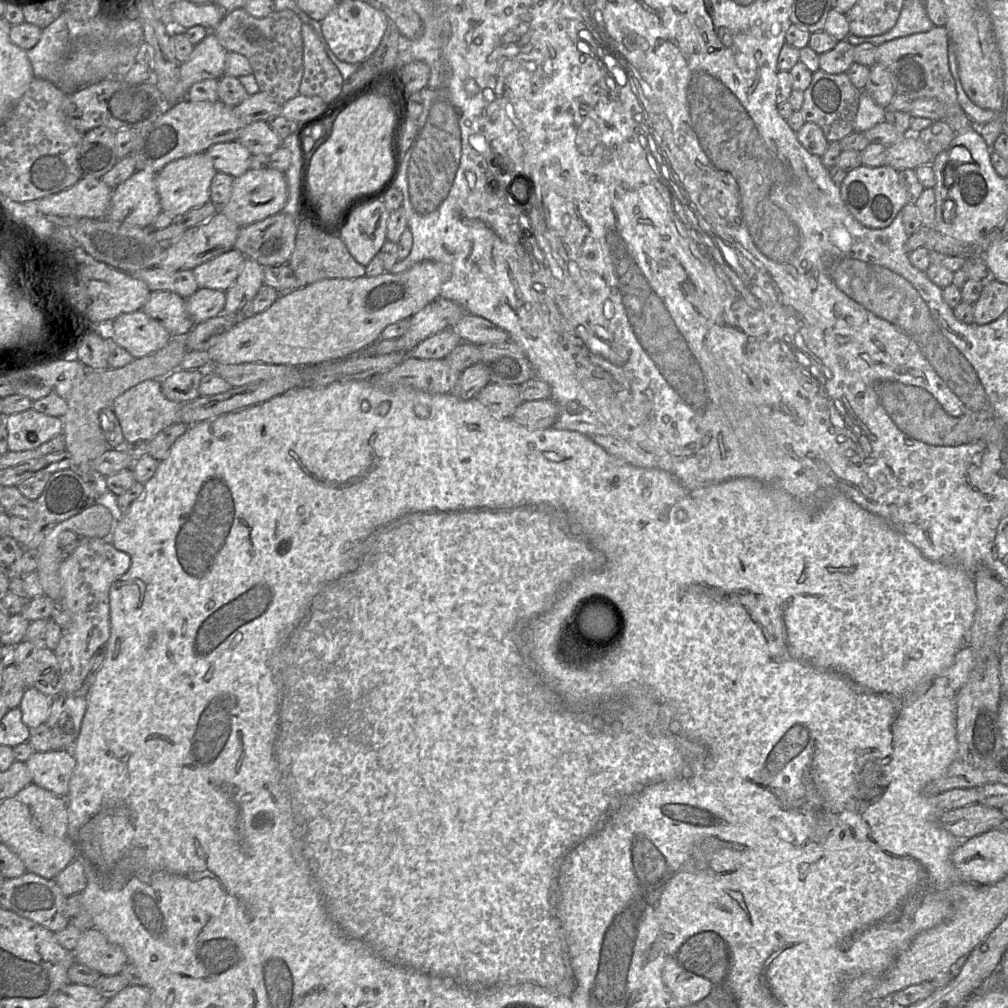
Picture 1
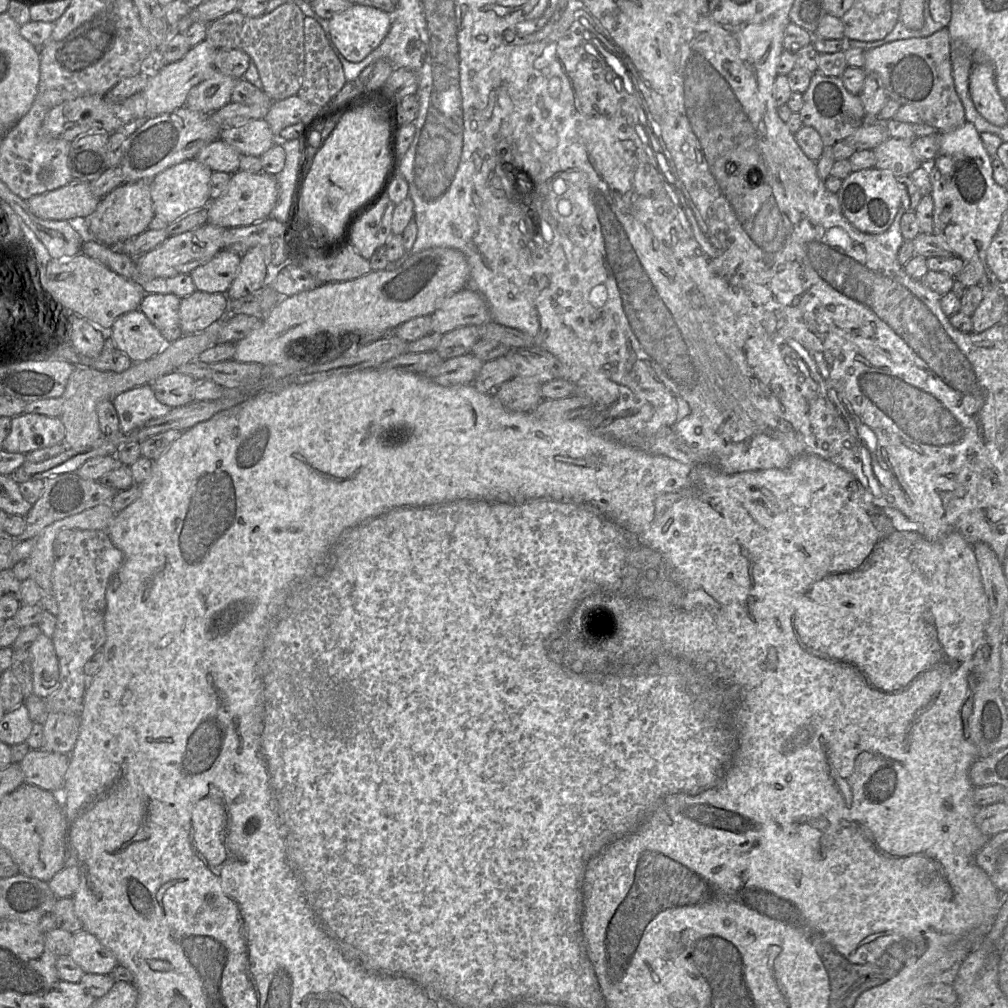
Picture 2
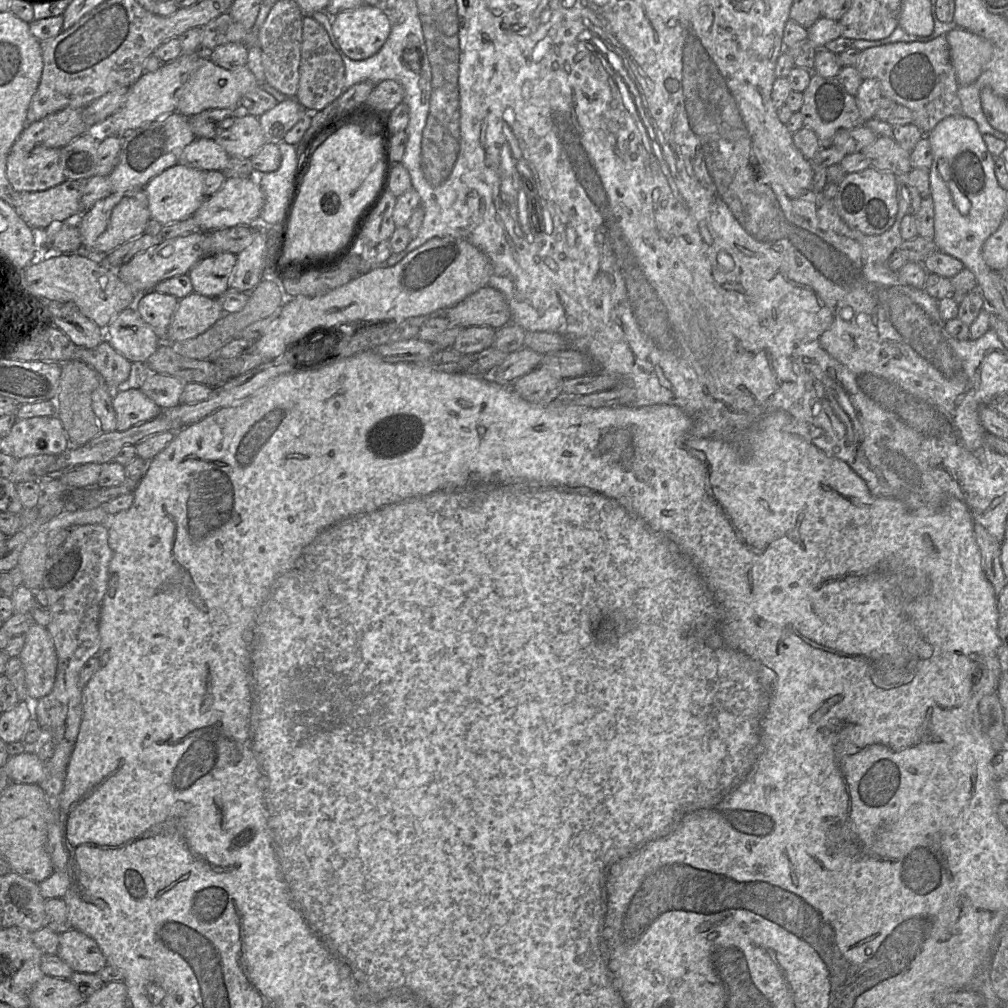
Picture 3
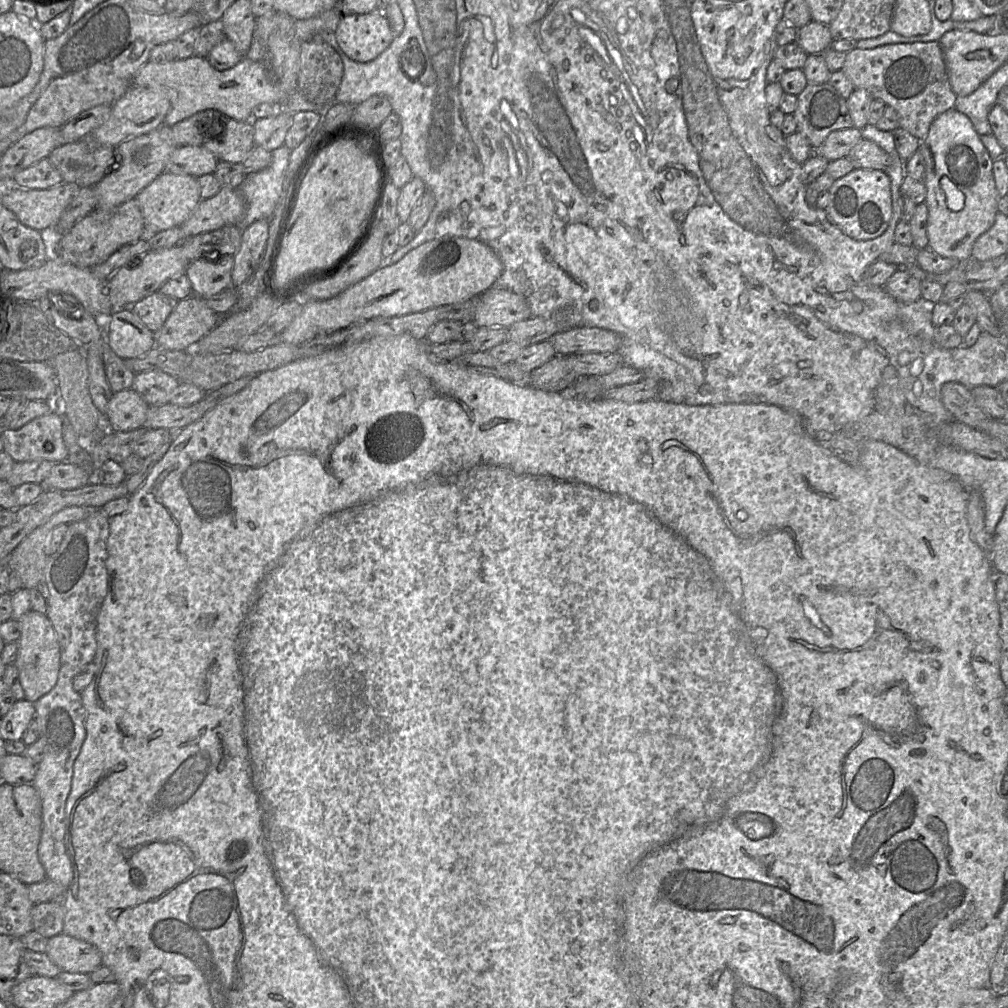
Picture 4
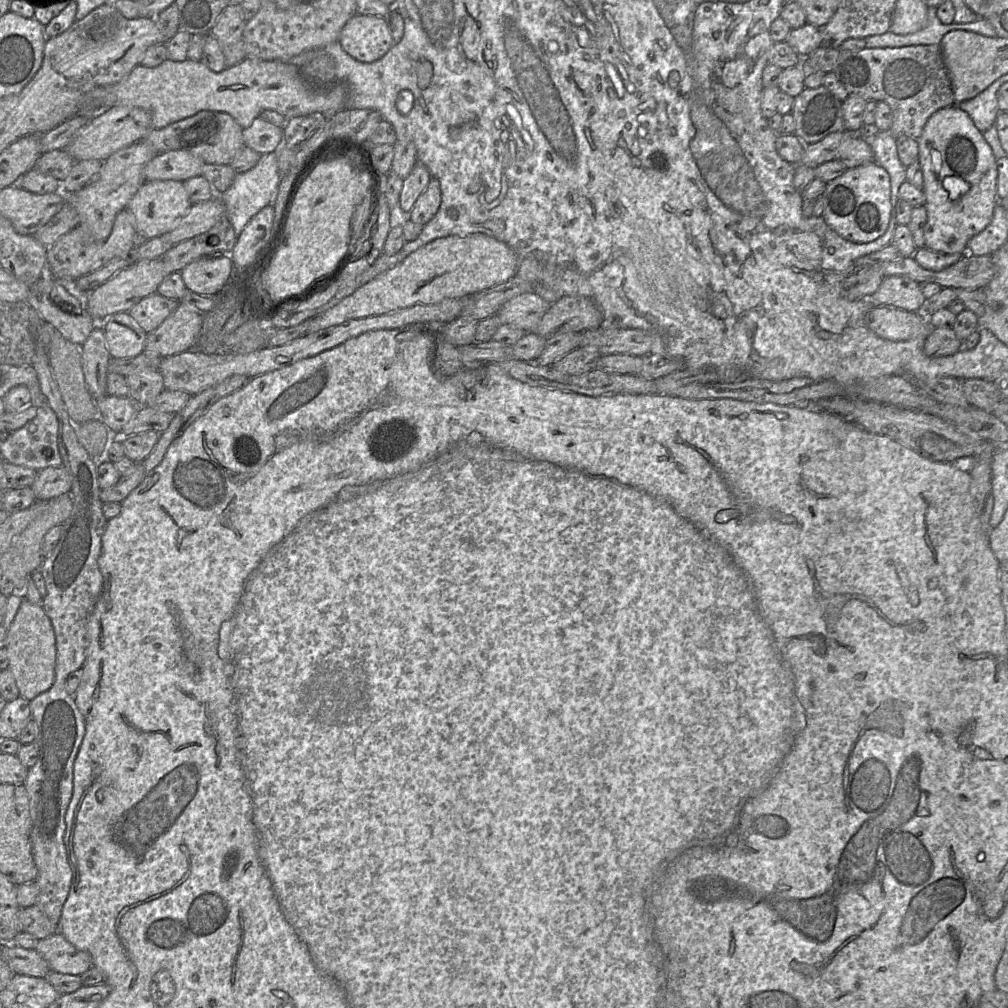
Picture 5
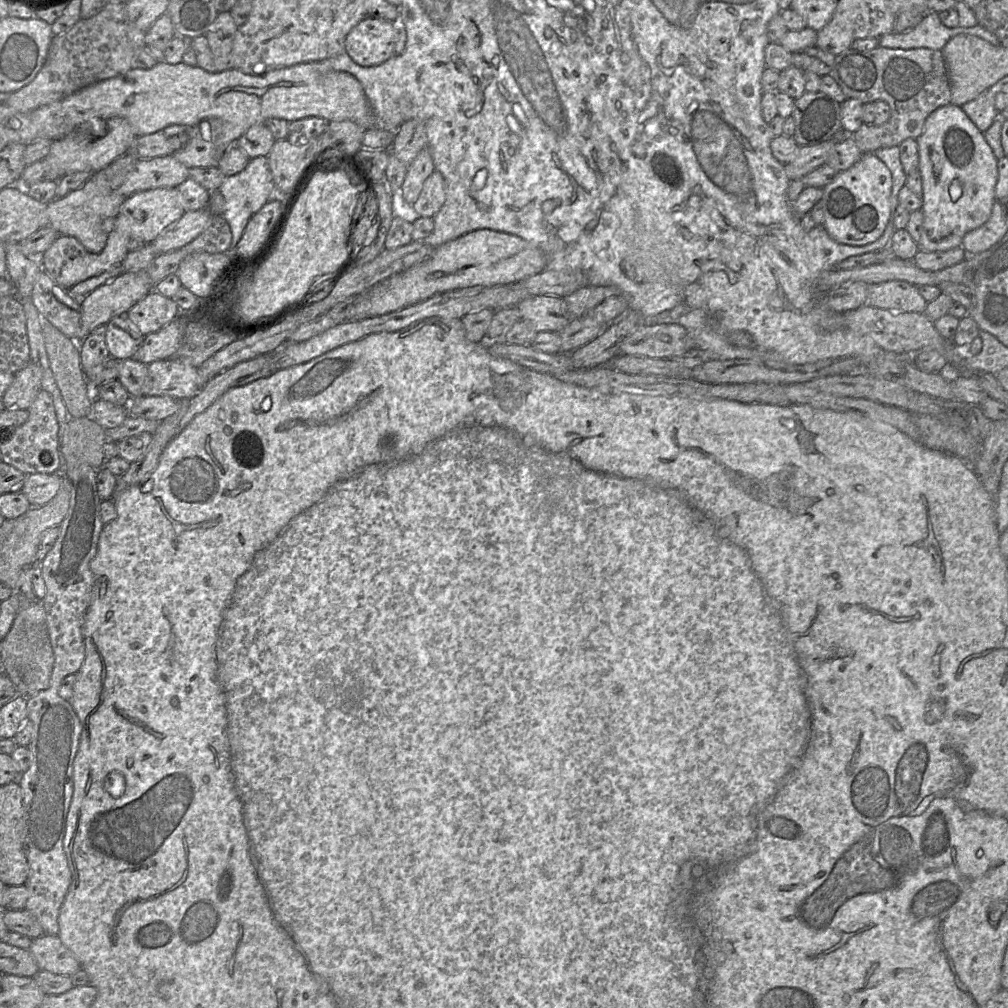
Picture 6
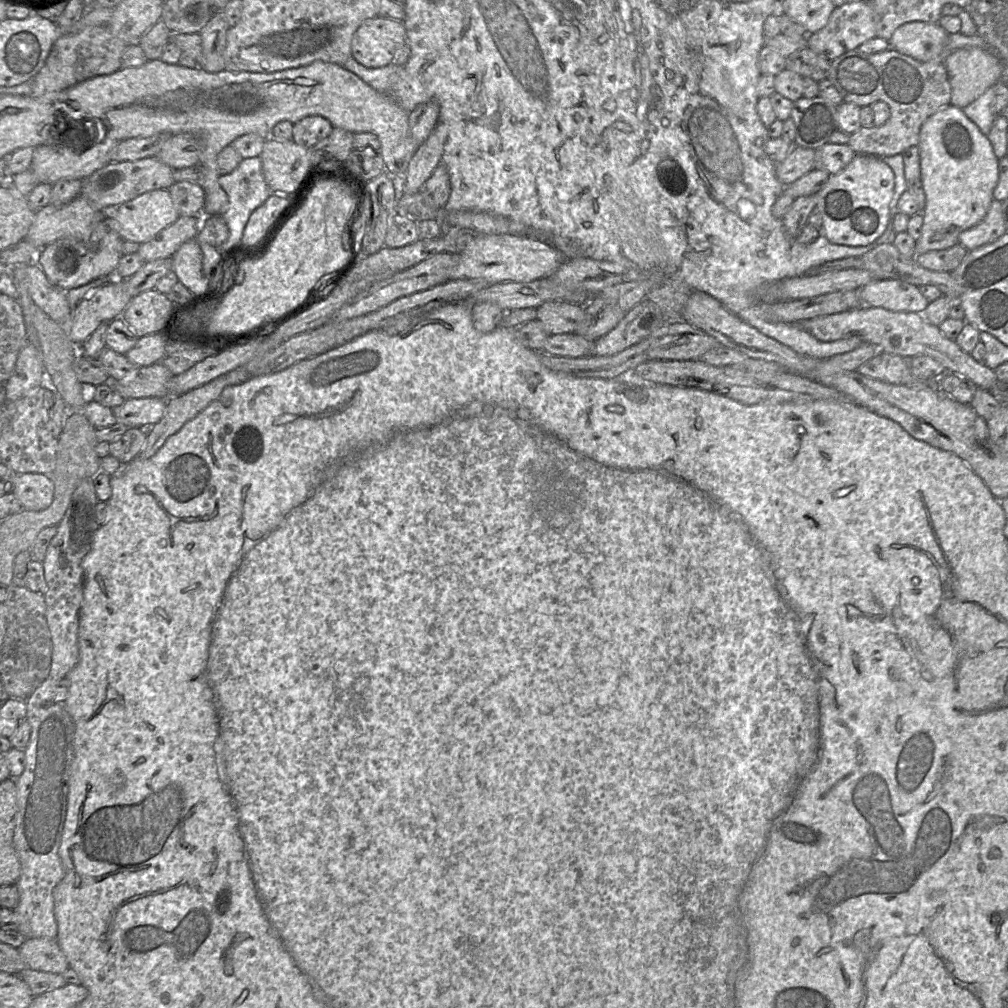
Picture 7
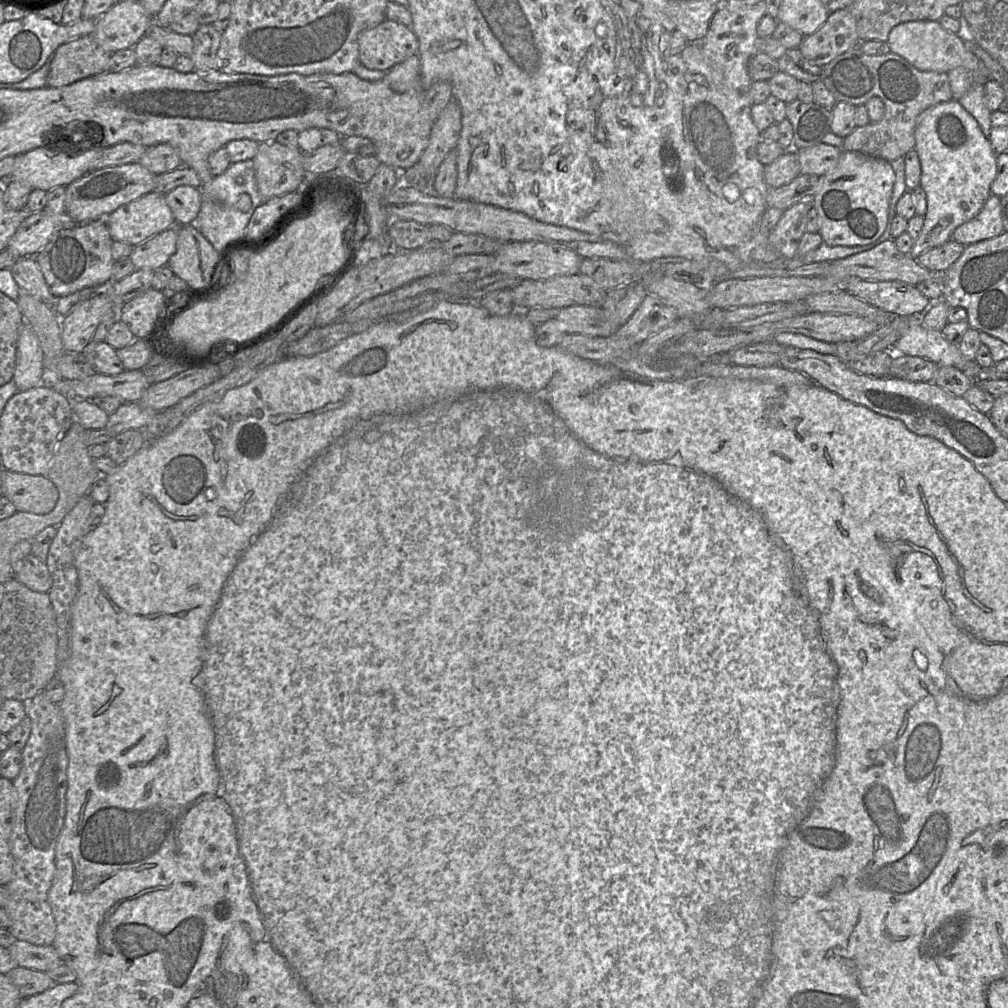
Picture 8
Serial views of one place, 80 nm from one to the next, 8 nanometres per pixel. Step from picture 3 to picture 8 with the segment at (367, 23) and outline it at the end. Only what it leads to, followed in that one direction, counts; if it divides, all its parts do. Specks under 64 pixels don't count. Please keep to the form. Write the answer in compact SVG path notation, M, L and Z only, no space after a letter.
M387 19L362 32L358 45L361 65L385 72L416 56L419 49L418 39L410 27Z

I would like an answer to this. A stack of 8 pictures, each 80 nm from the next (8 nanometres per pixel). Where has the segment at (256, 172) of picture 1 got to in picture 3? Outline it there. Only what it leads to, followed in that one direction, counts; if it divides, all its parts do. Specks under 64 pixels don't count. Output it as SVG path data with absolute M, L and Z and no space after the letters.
M257 176L250 178L227 178L222 187L213 195L204 199L193 214L198 230L203 232L231 228L238 225L258 223L265 204L265 195L258 183Z

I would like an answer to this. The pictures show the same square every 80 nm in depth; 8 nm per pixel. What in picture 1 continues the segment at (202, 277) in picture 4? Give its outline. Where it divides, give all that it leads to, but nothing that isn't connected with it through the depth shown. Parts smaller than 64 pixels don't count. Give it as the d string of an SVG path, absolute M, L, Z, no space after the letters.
M232 248L194 268L199 288L227 291L238 278L247 257Z

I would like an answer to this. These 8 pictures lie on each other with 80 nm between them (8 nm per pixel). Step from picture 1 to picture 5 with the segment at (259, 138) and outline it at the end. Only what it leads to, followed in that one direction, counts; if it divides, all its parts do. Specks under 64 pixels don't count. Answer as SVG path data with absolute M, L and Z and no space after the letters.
M217 112L215 117L218 122L216 134L188 150L204 164L230 165L239 149L245 146L244 129L228 113Z

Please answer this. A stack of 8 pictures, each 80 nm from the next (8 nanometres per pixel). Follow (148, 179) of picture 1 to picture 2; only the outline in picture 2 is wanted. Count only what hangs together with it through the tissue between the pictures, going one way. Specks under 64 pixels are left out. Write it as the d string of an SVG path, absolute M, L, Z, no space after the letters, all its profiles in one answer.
M150 181L125 182L100 199L96 210L82 222L82 226L86 236L107 246L118 247L147 230L154 215Z

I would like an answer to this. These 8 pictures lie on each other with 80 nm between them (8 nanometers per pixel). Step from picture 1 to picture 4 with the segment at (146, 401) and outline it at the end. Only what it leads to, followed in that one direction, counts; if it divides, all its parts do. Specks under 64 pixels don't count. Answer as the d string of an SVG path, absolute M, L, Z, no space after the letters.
M132 388L115 392L106 409L107 427L117 432L141 428L148 409L147 402Z

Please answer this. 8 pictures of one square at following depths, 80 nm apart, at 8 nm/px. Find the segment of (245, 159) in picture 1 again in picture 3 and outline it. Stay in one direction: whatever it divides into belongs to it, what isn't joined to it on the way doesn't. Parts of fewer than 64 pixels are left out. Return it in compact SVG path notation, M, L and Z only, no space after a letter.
M195 138L186 146L179 157L178 164L201 171L223 171L230 156L211 138Z

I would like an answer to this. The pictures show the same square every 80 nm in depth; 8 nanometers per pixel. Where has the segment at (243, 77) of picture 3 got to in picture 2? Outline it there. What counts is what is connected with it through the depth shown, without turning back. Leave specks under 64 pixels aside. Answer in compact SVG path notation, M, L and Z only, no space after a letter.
M215 70L208 79L191 88L185 106L201 113L212 113L231 102L237 80Z

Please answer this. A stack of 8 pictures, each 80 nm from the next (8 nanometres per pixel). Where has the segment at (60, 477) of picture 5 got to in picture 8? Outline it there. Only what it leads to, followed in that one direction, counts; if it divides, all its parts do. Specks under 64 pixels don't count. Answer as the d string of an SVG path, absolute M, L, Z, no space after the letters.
M2 468L2 491L17 511L47 514L53 510L59 493L45 475L31 475Z

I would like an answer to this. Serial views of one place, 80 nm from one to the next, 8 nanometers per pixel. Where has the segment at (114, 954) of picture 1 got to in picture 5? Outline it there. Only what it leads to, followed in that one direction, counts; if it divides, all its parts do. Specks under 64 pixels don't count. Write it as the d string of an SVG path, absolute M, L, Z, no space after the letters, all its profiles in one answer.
M58 931L40 939L36 950L46 960L51 971L80 976L93 966L91 955L76 948Z

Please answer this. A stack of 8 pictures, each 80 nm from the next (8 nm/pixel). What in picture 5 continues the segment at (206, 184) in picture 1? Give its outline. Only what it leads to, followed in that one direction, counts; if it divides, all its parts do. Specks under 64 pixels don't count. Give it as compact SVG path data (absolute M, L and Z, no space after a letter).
M154 180L145 181L126 208L135 217L137 232L151 239L161 237L169 232L186 215L191 206L192 203L189 200L184 182L177 180Z

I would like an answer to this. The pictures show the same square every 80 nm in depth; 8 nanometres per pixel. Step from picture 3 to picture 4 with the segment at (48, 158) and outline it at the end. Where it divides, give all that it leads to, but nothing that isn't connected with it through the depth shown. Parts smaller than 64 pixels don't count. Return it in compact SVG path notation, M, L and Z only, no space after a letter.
M48 157L21 170L13 177L13 186L25 189L43 190L62 182L60 173L51 164Z

